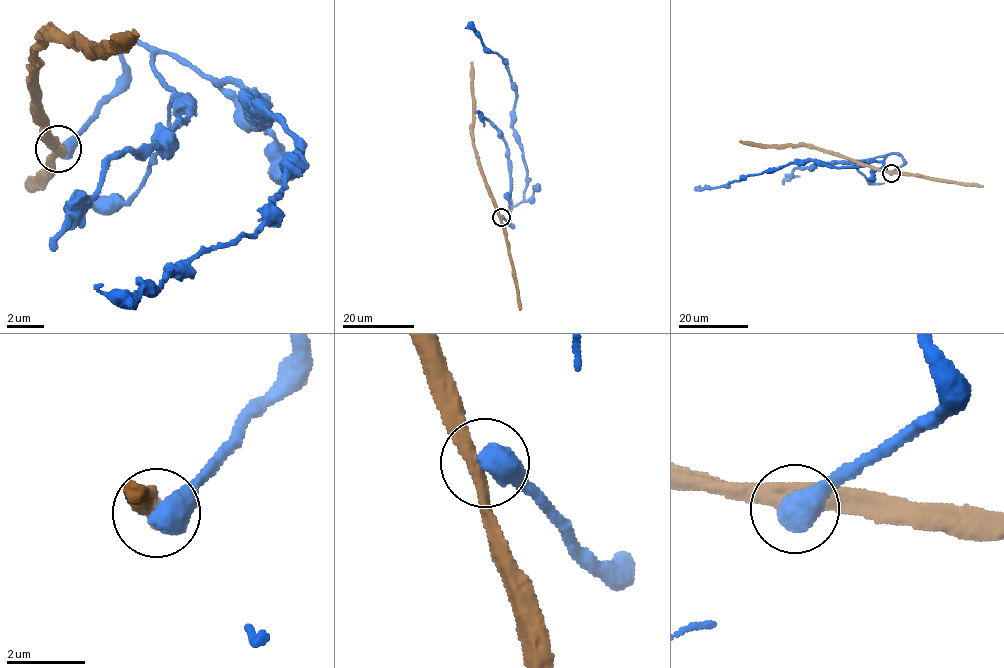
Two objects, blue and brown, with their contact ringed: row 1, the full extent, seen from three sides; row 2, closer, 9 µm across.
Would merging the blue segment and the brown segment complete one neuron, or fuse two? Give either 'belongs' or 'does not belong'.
does not belong

